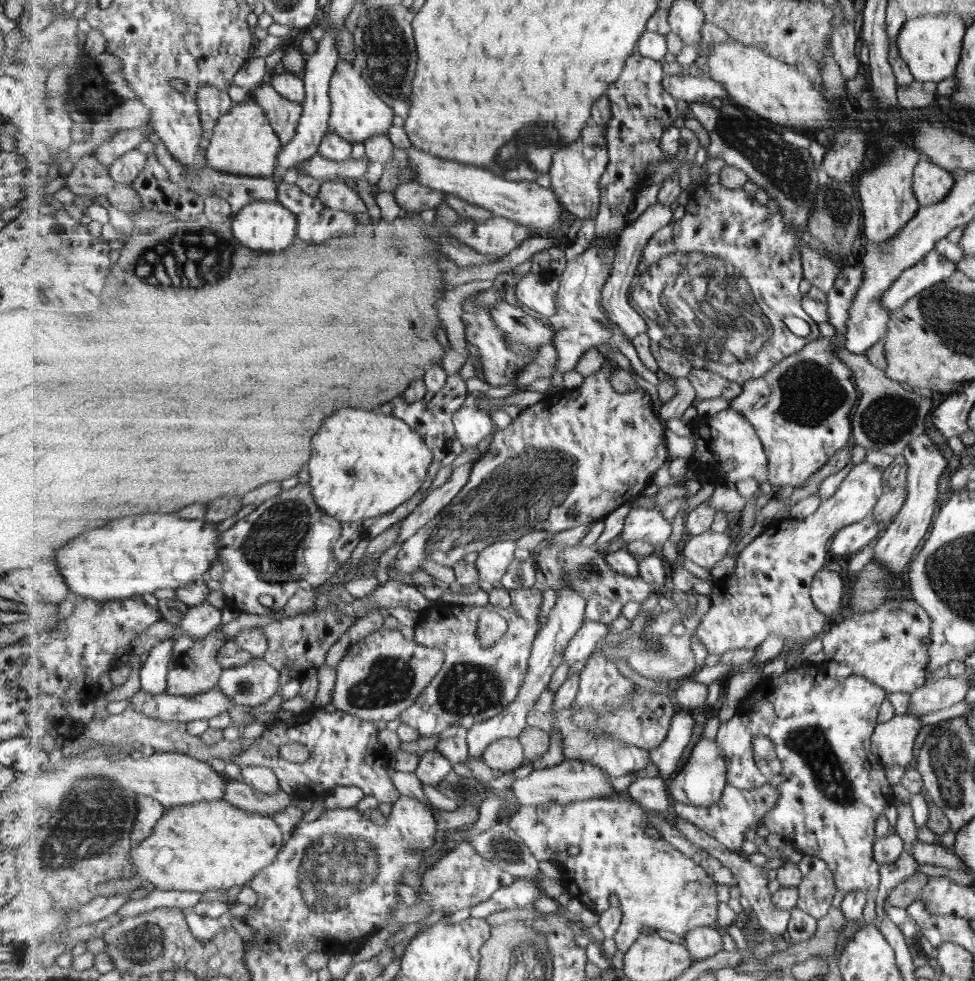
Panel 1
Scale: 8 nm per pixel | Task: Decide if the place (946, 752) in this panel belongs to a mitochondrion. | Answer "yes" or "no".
yes

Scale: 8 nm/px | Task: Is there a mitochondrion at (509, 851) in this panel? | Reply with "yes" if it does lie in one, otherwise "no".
yes

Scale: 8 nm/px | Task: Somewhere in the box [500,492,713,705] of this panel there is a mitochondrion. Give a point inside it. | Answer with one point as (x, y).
(583, 570)

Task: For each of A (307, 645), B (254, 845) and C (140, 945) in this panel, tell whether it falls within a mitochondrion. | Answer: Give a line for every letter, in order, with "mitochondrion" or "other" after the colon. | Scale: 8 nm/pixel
A: other
B: other
C: mitochondrion

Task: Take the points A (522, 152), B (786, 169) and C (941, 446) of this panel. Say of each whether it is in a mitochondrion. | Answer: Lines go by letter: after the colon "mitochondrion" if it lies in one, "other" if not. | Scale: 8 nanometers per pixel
A: mitochondrion
B: mitochondrion
C: other

